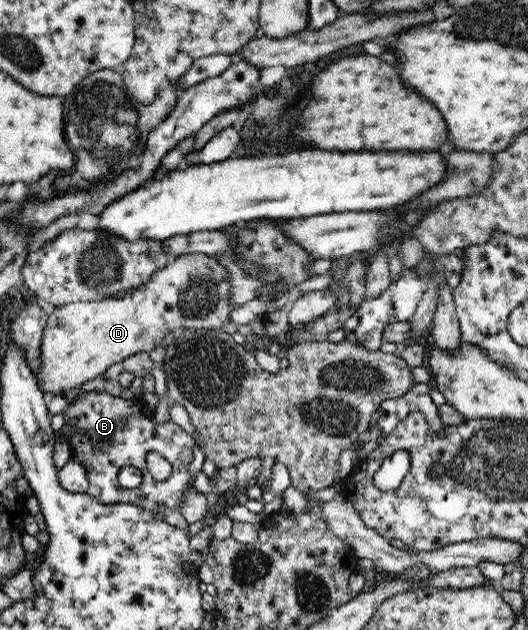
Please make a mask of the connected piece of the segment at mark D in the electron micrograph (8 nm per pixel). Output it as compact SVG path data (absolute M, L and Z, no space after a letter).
M191 253L173 258L165 268L161 268L147 283L126 294L100 301L85 301L62 304L48 315L42 334L39 354L39 372L36 379L45 398L65 394L80 387L87 380L98 378L109 366L123 362L125 358L138 353L150 353L161 345L169 334L181 329L221 329L229 322L231 310L237 305L229 301L231 288L228 272L215 257L204 253Z

